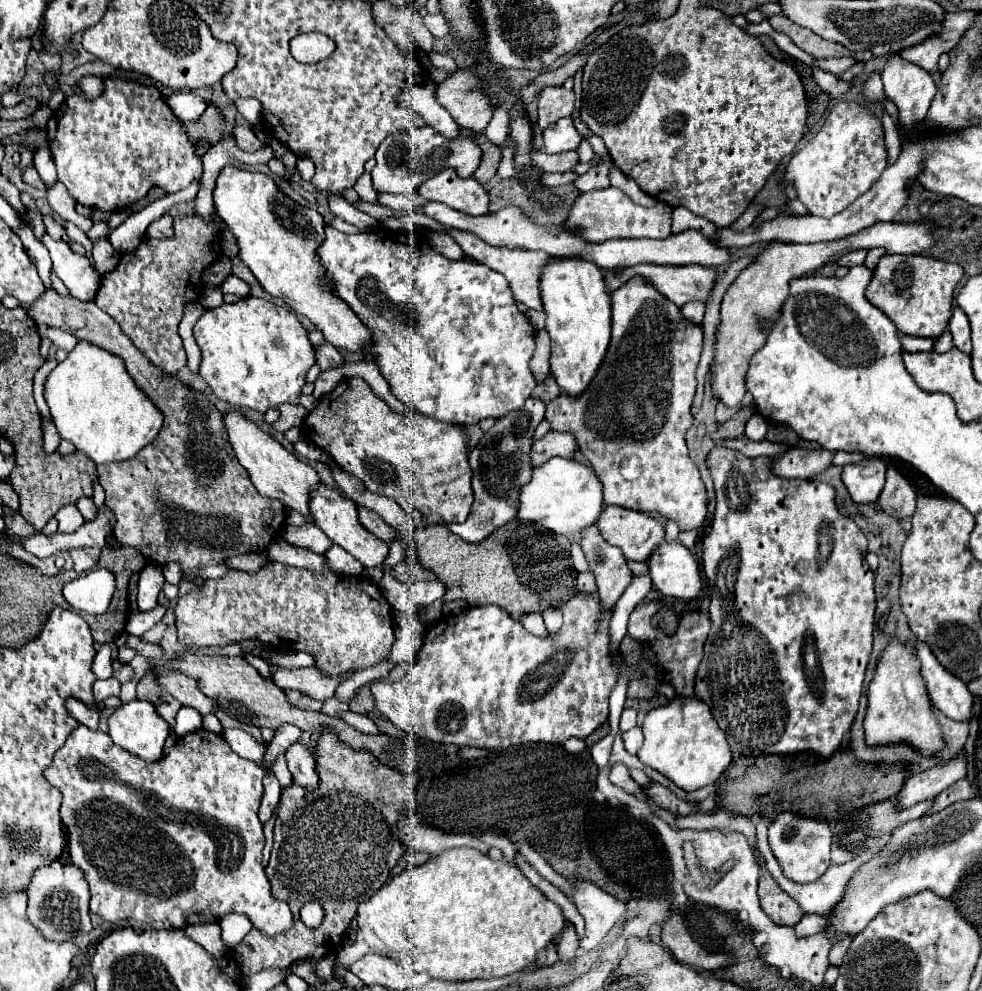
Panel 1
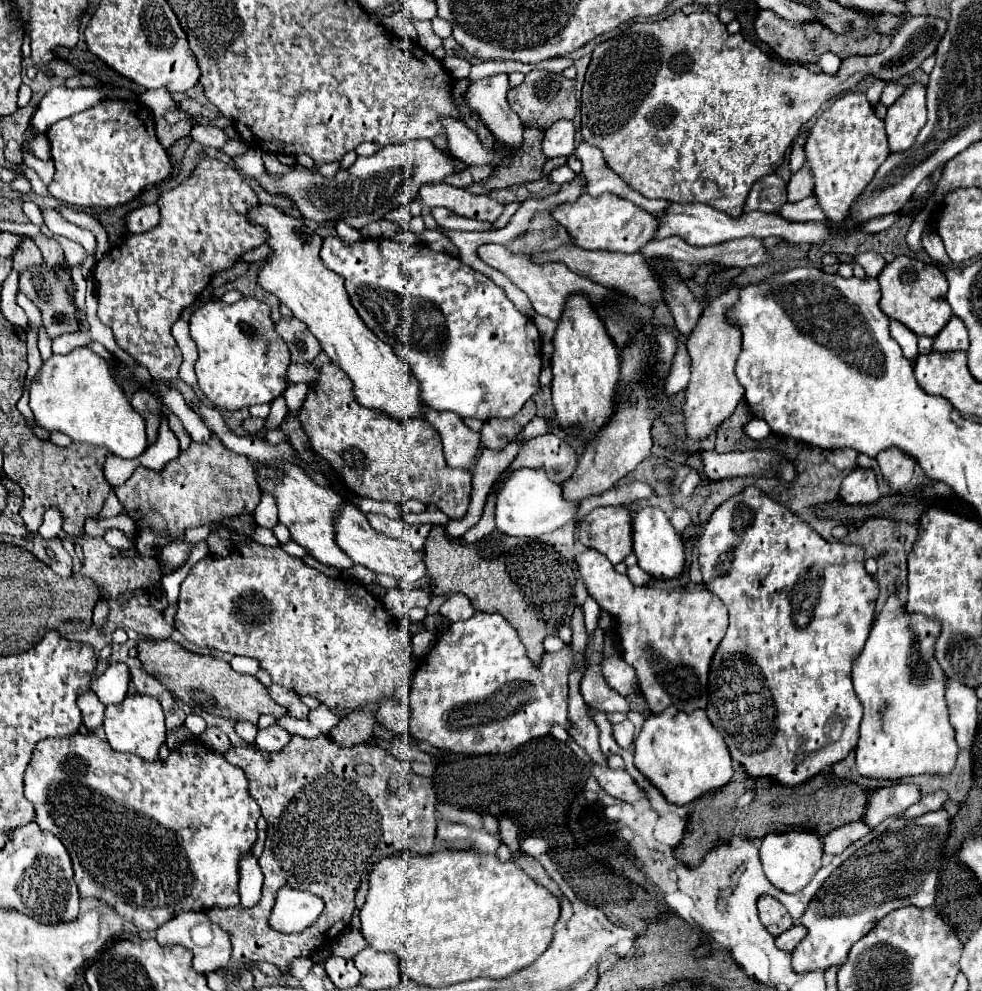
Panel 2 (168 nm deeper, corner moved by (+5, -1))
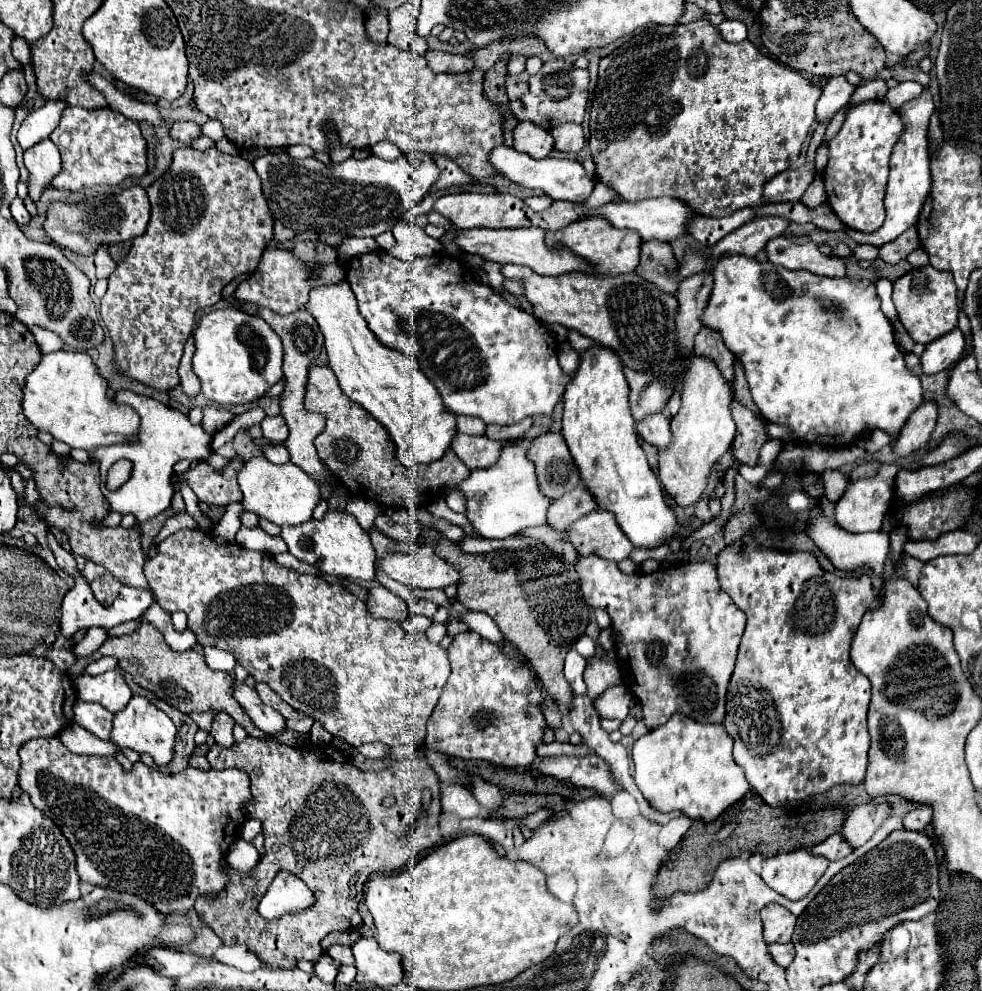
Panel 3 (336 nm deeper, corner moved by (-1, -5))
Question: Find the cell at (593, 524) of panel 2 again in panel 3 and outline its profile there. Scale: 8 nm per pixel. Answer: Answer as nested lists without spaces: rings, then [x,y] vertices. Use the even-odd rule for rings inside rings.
[[[596,509],[582,519],[574,521],[568,529],[570,541],[578,555],[598,555],[610,561],[622,561],[630,555],[634,545],[616,525],[614,515],[602,509]]]

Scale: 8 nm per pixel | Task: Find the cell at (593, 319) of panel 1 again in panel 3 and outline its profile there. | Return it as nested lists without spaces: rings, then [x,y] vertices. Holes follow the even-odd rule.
[[[592,347],[590,351],[582,353],[582,361],[580,361],[578,371],[572,377],[572,385],[568,385],[564,393],[562,435],[580,471],[582,483],[592,495],[596,495],[596,505],[600,509],[614,513],[616,523],[636,547],[652,549],[654,545],[660,545],[664,537],[668,539],[674,537],[676,515],[666,505],[660,481],[656,473],[650,469],[646,455],[638,443],[638,435],[634,429],[634,417],[628,405],[628,383],[622,373],[622,363],[620,359],[616,359],[616,355],[612,355],[612,351],[604,347]]]

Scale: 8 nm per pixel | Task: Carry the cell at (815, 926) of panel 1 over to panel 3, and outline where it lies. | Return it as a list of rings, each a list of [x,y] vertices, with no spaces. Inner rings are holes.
[[[786,943],[786,945],[768,945],[768,953],[774,959],[774,963],[778,963],[784,969],[794,959],[794,947],[792,947],[792,943]]]

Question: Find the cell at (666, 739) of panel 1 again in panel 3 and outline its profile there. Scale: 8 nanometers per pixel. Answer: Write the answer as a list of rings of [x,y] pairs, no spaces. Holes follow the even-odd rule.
[[[680,713],[640,737],[634,743],[632,761],[638,789],[660,813],[682,811],[690,819],[710,823],[750,791],[744,769],[732,759],[732,737],[724,727],[696,723]]]

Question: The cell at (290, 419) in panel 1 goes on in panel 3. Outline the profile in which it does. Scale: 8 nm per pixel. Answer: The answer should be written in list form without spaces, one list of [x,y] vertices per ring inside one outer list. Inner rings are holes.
[[[206,407],[206,409],[202,409],[202,415],[204,415],[202,417],[202,427],[210,435],[220,431],[234,417],[234,413],[230,409],[224,409],[224,407]]]

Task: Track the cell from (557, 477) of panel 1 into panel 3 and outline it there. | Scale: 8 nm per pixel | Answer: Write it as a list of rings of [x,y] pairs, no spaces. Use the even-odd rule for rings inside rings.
[[[524,437],[516,439],[514,445],[506,445],[500,451],[500,459],[492,467],[474,469],[474,471],[470,471],[468,479],[464,479],[462,483],[452,487],[452,489],[458,489],[464,495],[464,499],[466,499],[466,513],[464,515],[472,523],[474,533],[478,533],[480,537],[486,537],[486,539],[506,539],[506,537],[516,535],[524,527],[538,527],[538,525],[546,523],[546,509],[548,509],[548,505],[552,501],[548,497],[544,497],[540,493],[540,489],[538,489],[534,463],[526,457],[526,445],[532,445],[532,441],[524,439]]]

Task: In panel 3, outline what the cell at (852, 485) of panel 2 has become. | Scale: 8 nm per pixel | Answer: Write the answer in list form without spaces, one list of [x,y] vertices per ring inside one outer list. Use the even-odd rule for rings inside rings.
[[[882,465],[880,473],[876,477],[868,477],[862,481],[850,481],[846,487],[846,493],[842,495],[842,499],[836,503],[834,509],[834,519],[836,523],[852,533],[862,533],[862,531],[880,531],[882,529],[882,519],[888,511],[890,499],[894,495],[892,491],[892,477],[896,477],[898,473],[898,465]]]

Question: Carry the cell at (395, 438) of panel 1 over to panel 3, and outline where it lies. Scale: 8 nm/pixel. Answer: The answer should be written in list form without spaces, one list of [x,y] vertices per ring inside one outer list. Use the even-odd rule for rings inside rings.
[[[312,365],[308,369],[308,385],[304,395],[304,409],[316,411],[326,417],[324,431],[314,439],[314,447],[320,459],[332,467],[332,473],[348,487],[348,491],[358,499],[372,499],[380,505],[388,507],[406,507],[414,509],[418,505],[428,505],[434,499],[442,497],[442,491],[450,485],[460,483],[464,475],[468,475],[468,467],[456,459],[452,451],[448,451],[440,461],[430,465],[418,465],[408,469],[396,461],[396,451],[392,447],[392,439],[388,439],[388,431],[368,415],[358,403],[350,401],[330,367]]]

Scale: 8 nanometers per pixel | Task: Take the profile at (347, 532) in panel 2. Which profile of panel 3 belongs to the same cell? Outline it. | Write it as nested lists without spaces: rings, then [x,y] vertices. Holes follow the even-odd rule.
[[[418,545],[418,551],[384,559],[384,571],[412,589],[446,589],[460,581],[460,573],[440,559],[430,545]]]

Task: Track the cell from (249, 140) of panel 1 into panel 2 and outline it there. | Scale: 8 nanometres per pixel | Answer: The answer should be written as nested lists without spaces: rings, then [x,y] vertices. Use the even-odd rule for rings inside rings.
[[[198,125],[192,129],[192,139],[200,141],[206,147],[214,147],[214,149],[222,149],[228,141],[228,135],[224,129],[214,127],[214,125]]]

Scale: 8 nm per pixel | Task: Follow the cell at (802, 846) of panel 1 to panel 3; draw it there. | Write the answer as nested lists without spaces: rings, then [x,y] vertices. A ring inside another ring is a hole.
[[[800,849],[764,859],[762,879],[776,893],[798,901],[812,891],[816,881],[824,875],[828,863],[828,859],[810,855],[808,849]]]

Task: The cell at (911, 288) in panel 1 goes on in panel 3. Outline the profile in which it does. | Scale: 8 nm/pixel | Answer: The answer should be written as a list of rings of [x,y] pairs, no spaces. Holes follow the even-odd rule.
[[[932,265],[912,269],[910,273],[902,275],[894,283],[892,299],[896,303],[898,317],[900,317],[902,325],[906,327],[910,337],[918,343],[926,345],[926,343],[950,333],[958,325],[956,285],[954,285],[954,279],[952,279],[950,271],[938,271]]]

